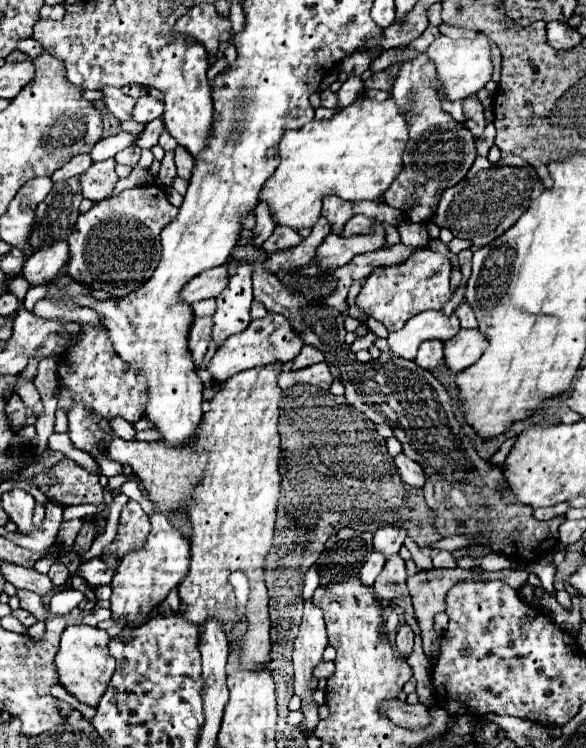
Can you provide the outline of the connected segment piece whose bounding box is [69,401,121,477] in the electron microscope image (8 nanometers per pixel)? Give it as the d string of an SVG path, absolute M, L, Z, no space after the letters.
M73 401L69 411L69 437L73 445L77 449L91 453L93 459L99 463L103 475L107 477L119 475L121 465L117 465L115 461L109 461L101 453L101 431L111 431L109 427L101 429L101 425L103 425L103 419L97 413L89 413L89 409L83 403Z

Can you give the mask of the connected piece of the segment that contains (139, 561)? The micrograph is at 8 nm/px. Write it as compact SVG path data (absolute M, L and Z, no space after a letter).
M157 507L153 509L153 515L149 515L149 523L151 531L145 537L143 547L135 547L119 559L117 571L111 581L113 619L125 617L127 625L131 621L143 623L149 611L159 605L167 597L167 593L185 579L185 573L189 569L189 537L181 529L177 529Z

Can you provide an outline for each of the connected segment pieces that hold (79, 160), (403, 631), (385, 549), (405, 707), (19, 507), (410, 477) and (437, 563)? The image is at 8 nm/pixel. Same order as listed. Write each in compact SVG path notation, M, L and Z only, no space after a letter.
M89 153L79 154L55 171L55 173L51 175L51 179L53 179L53 182L67 181L71 179L71 177L78 176L85 172L92 164L93 161Z
M401 623L399 625L399 631L397 631L397 637L395 637L395 645L399 649L399 653L403 657L407 657L413 649L413 629L409 623Z
M383 525L375 531L375 537L373 537L375 551L389 559L391 555L397 555L397 551L401 549L405 537L407 537L407 533L403 529L397 529L393 525Z
M399 699L389 701L389 705L385 705L385 713L389 713L389 719L395 725L401 725L401 727L411 729L411 731L425 729L431 723L431 719L433 719L429 715L427 705L423 705L423 703L411 705L411 703L403 703Z
M13 489L1 495L1 505L5 507L7 515L23 535L29 535L33 531L33 509L35 509L33 495L21 489Z
M403 451L395 457L395 465L399 469L399 475L405 483L409 483L411 487L423 487L425 477L423 477L423 469L419 463L415 463L413 459L409 459Z
M441 550L432 558L434 568L455 568L457 567L457 560L451 552L447 550Z

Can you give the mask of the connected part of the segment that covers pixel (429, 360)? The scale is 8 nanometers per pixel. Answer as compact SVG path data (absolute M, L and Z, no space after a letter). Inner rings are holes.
M425 341L417 353L415 363L427 371L433 371L443 363L443 343L441 341Z

